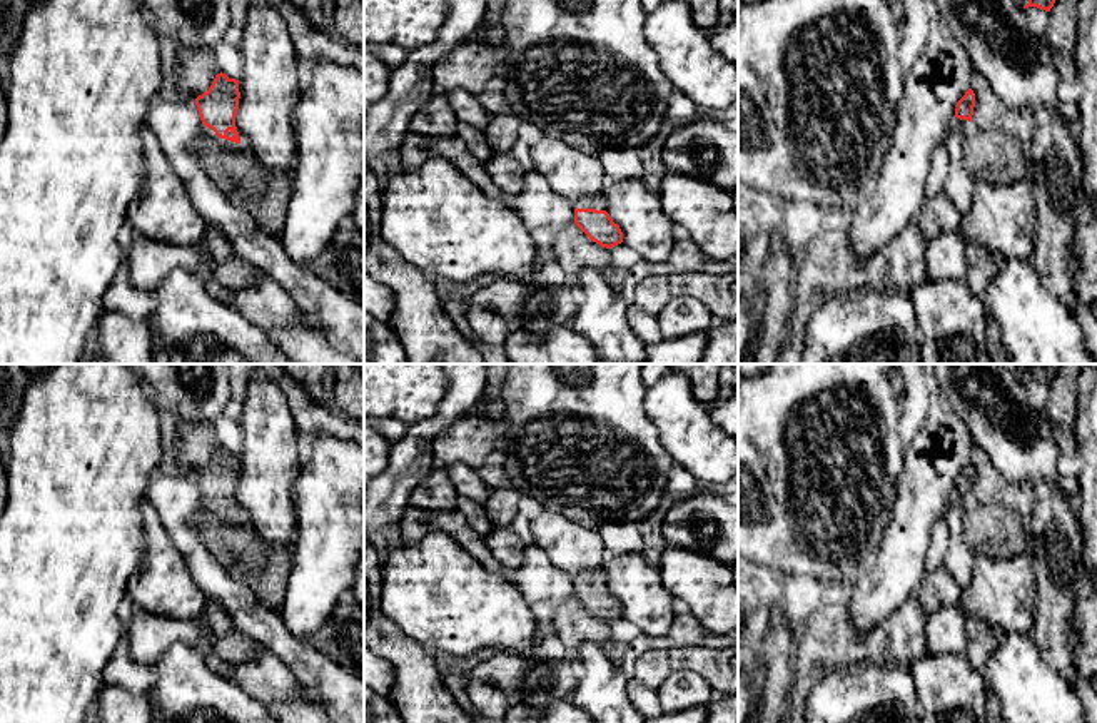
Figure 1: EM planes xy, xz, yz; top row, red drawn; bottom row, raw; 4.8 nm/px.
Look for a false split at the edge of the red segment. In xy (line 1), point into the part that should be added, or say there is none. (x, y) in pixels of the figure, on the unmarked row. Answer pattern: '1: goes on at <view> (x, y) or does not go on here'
1: does not go on here

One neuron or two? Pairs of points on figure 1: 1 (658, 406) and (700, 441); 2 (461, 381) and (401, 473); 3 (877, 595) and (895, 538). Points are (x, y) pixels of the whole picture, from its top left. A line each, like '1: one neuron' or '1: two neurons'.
1: one neuron
2: one neuron
3: one neuron

